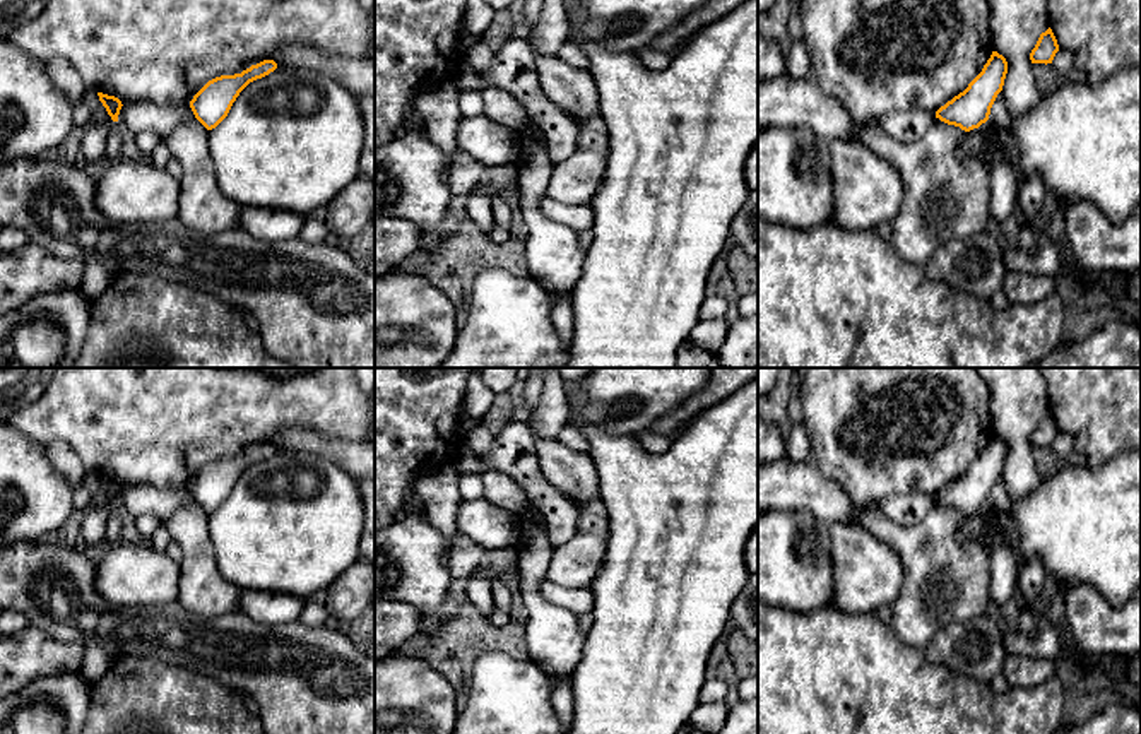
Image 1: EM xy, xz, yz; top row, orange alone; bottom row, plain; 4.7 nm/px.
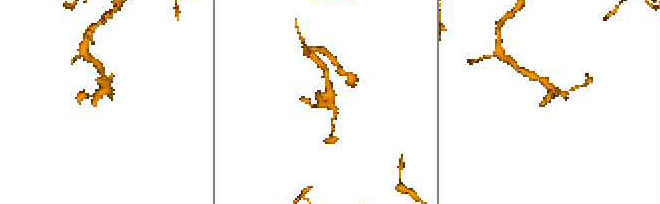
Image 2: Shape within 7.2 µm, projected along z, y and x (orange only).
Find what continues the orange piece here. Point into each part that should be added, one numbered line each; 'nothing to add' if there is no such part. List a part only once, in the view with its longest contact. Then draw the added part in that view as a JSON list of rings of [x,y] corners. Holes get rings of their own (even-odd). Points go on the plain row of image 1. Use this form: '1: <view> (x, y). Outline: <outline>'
nothing to add

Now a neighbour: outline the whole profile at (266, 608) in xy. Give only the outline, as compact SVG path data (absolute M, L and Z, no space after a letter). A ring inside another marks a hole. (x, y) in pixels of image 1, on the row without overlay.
M246 590L239 601L239 613L260 624L277 626L299 619L304 602L289 594Z

